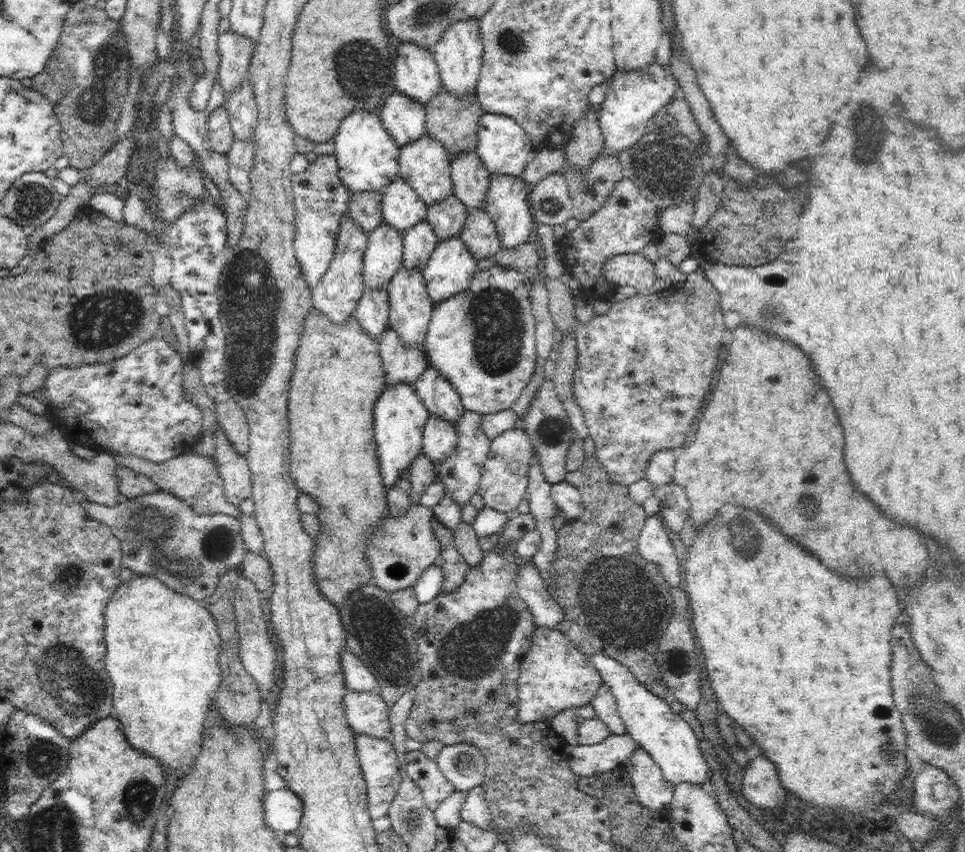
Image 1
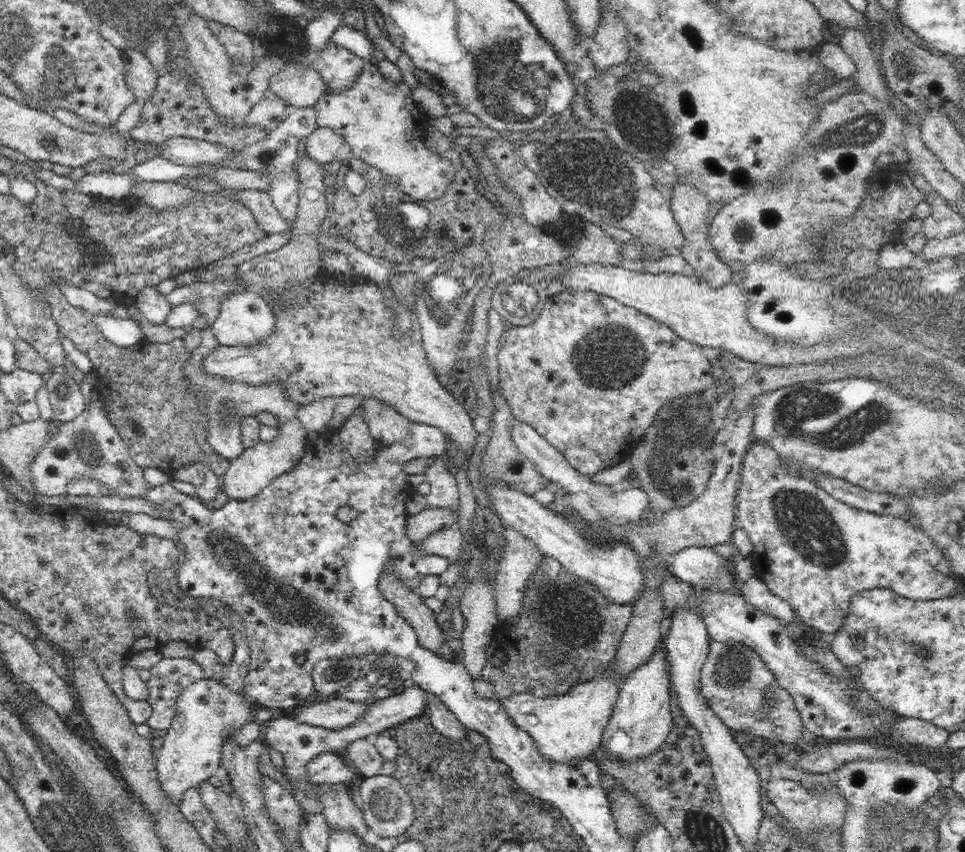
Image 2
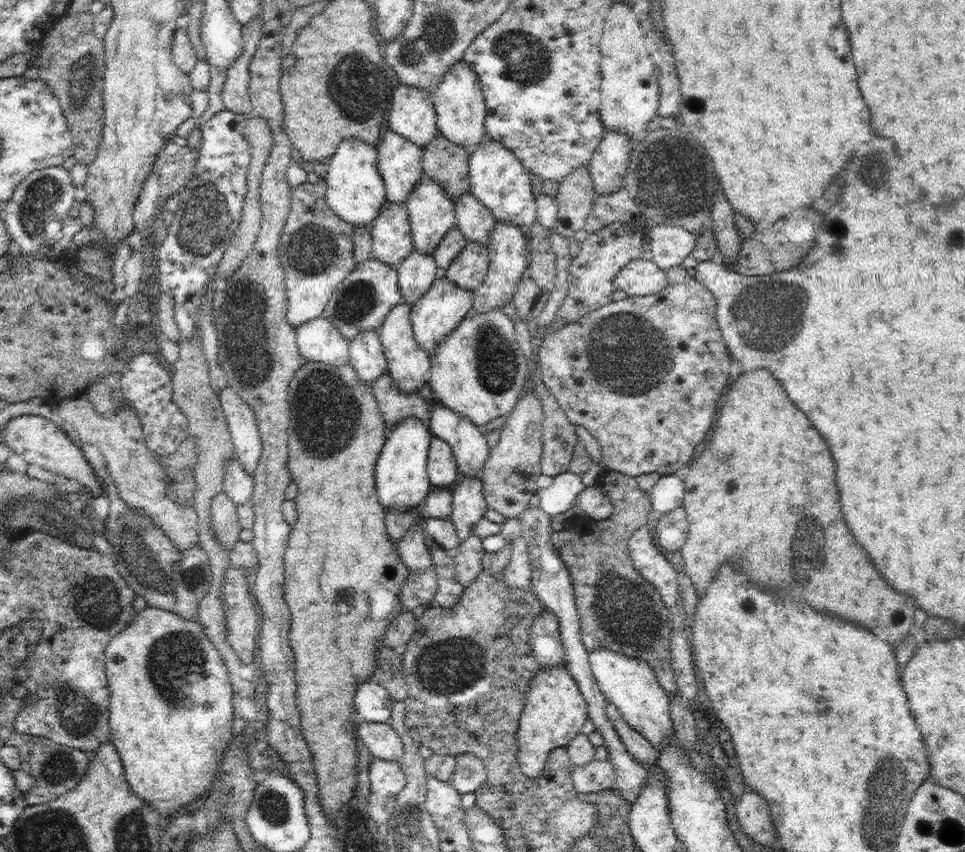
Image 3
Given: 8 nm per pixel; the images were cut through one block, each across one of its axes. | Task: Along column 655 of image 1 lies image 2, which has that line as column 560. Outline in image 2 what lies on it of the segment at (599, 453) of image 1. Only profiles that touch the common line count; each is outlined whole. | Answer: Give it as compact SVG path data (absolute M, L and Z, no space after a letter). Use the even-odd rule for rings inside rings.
M564 289L562 292L550 296L545 303L546 306L542 309L542 314L533 323L526 326L508 325L505 329L502 344L497 354L499 385L502 396L508 403L514 418L534 427L534 430L546 439L546 442L554 446L558 452L561 452L566 462L580 474L593 475L599 470L620 464L630 456L638 444L642 444L644 432L652 426L654 418L658 416L662 406L668 404L670 400L680 399L682 396L701 394L706 387L714 382L712 363L704 354L703 346L678 336L670 330L670 326L660 323L654 317L640 312L637 308L590 290L576 291L572 289Z

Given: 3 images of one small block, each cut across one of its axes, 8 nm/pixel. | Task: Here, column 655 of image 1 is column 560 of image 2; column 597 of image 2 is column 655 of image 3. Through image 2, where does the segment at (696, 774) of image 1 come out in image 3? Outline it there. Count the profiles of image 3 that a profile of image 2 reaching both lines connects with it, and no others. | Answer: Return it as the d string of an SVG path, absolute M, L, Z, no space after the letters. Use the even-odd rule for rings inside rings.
M604 646L589 653L589 663L602 695L618 709L624 720L649 740L660 753L660 748L670 744L675 732L670 714L670 699L657 682L654 670L642 658L618 654L612 648Z

